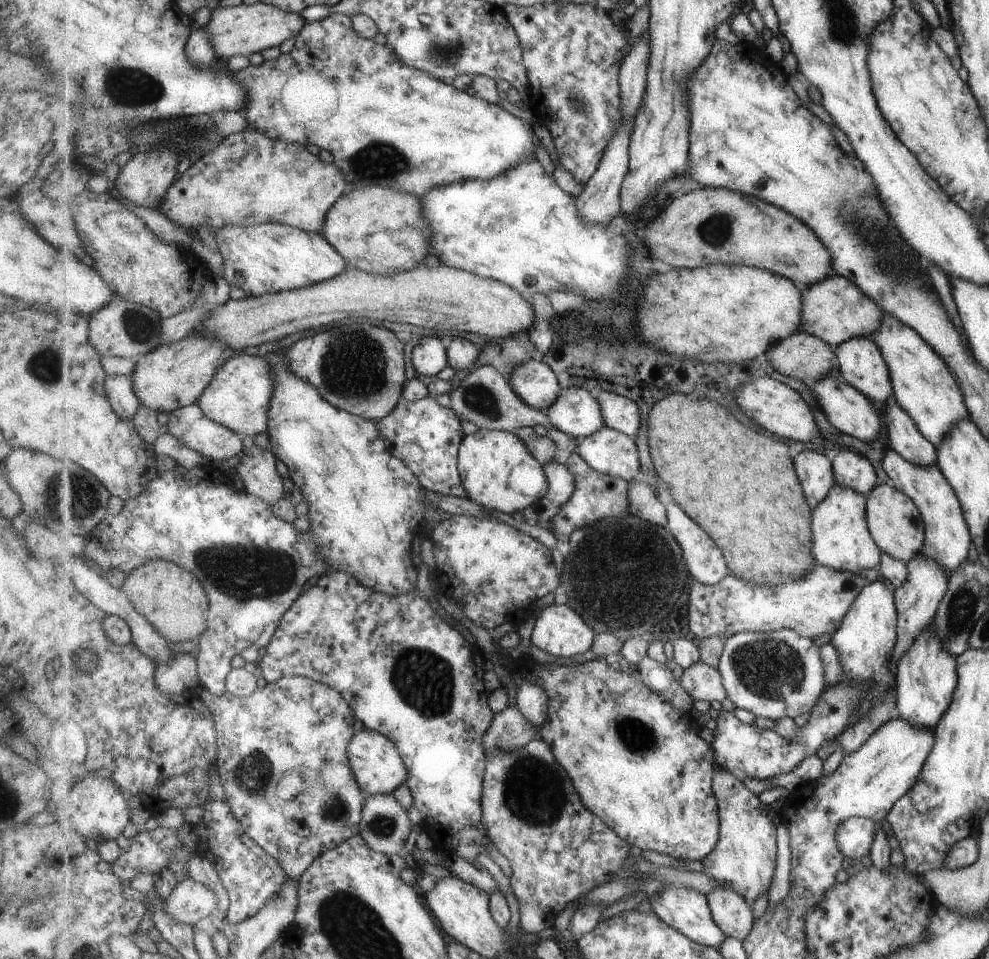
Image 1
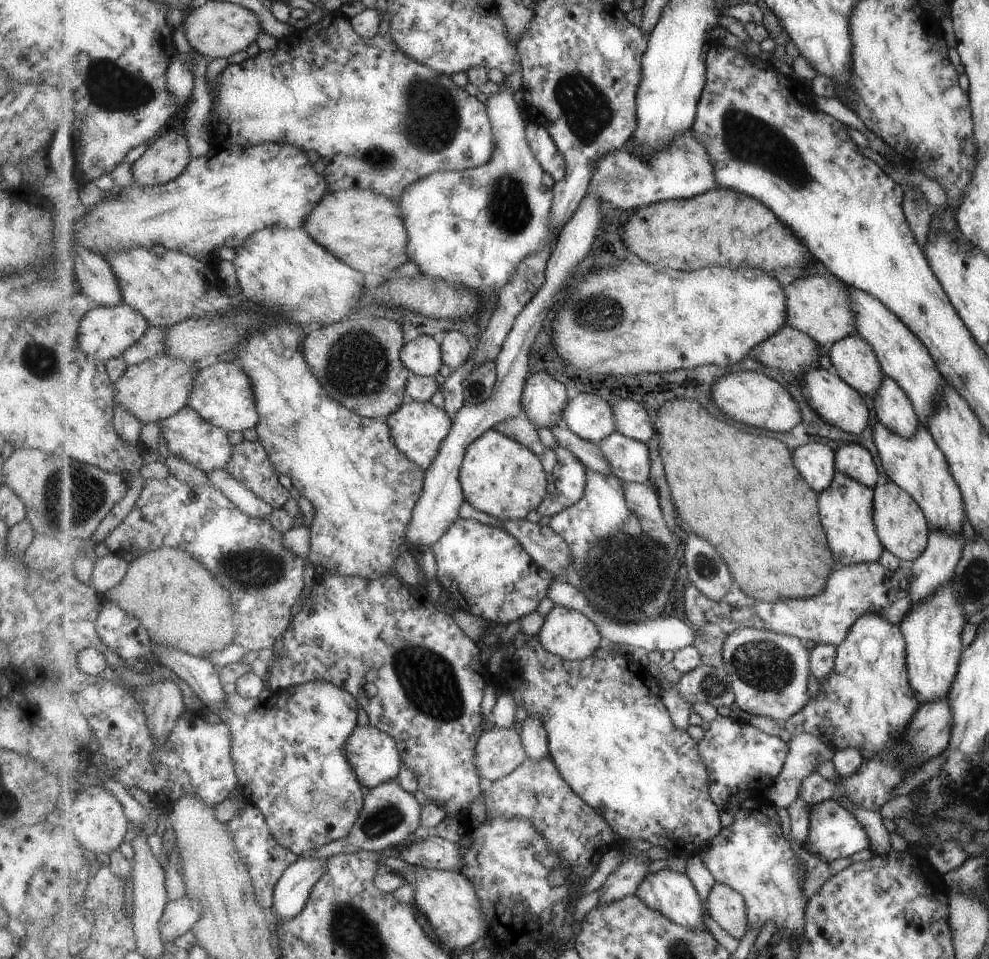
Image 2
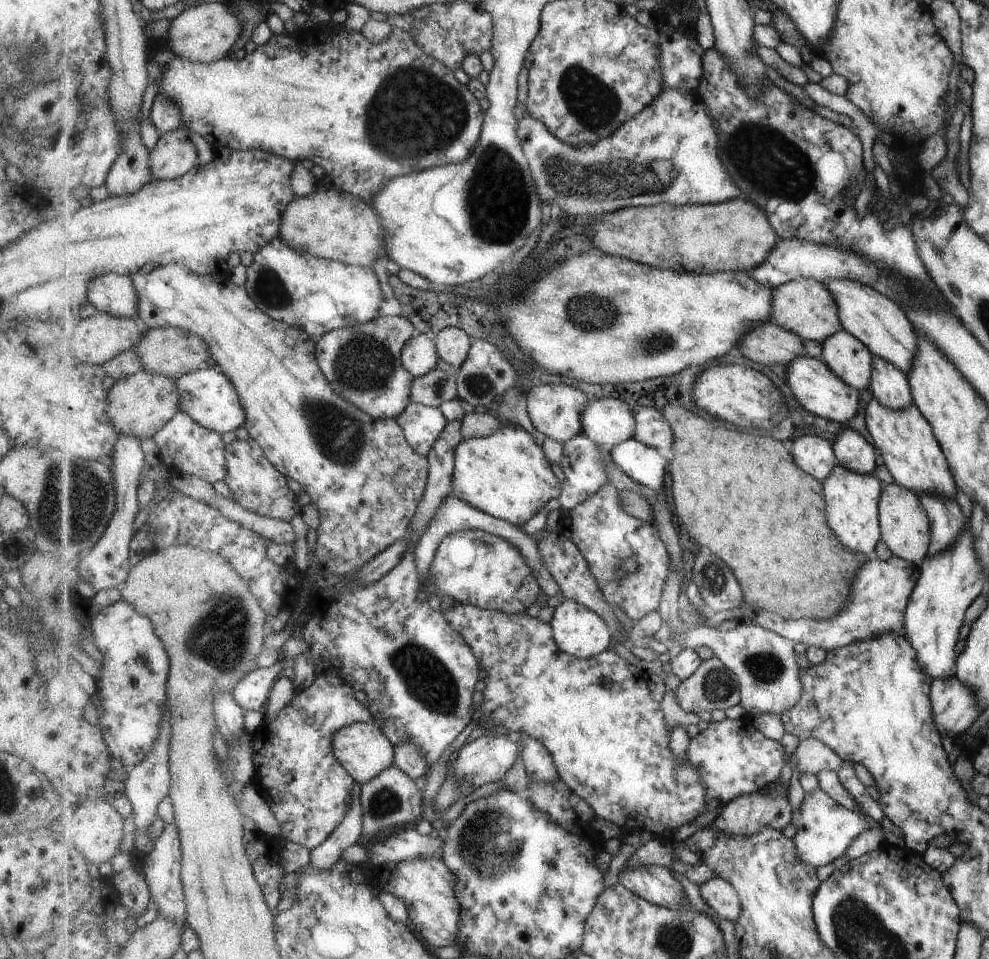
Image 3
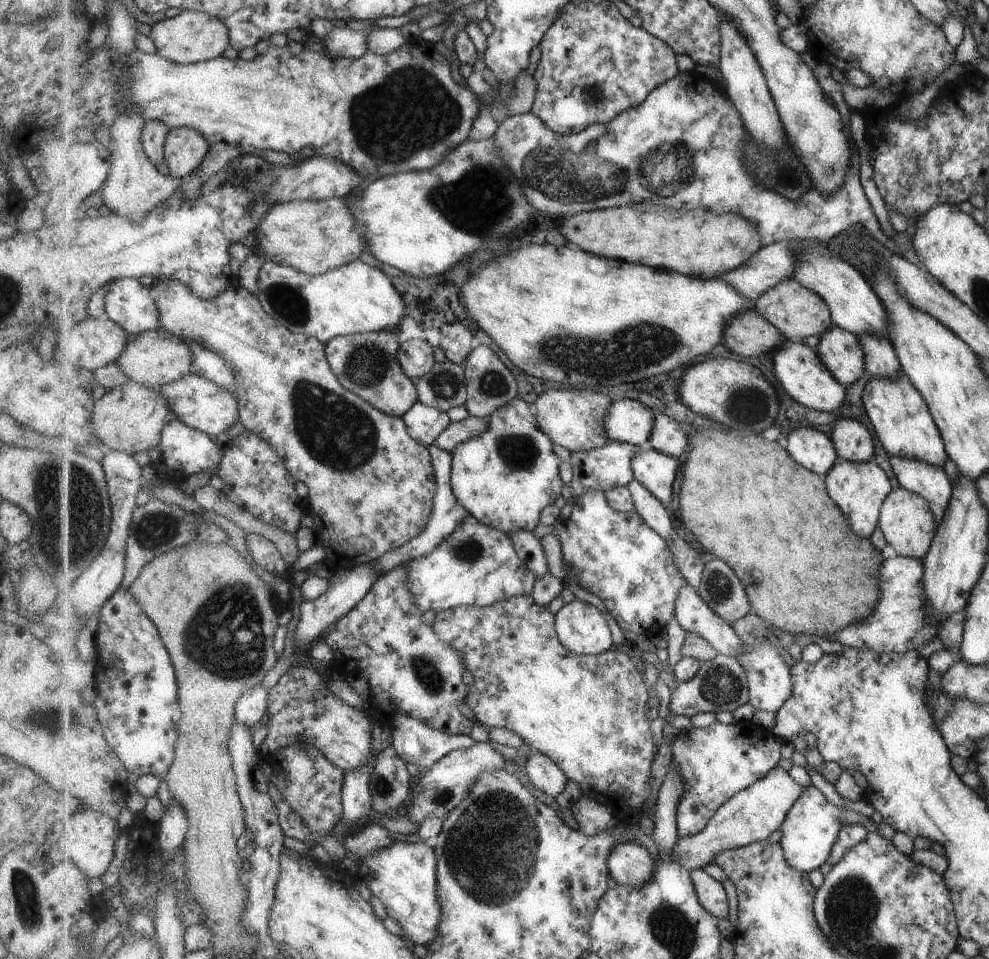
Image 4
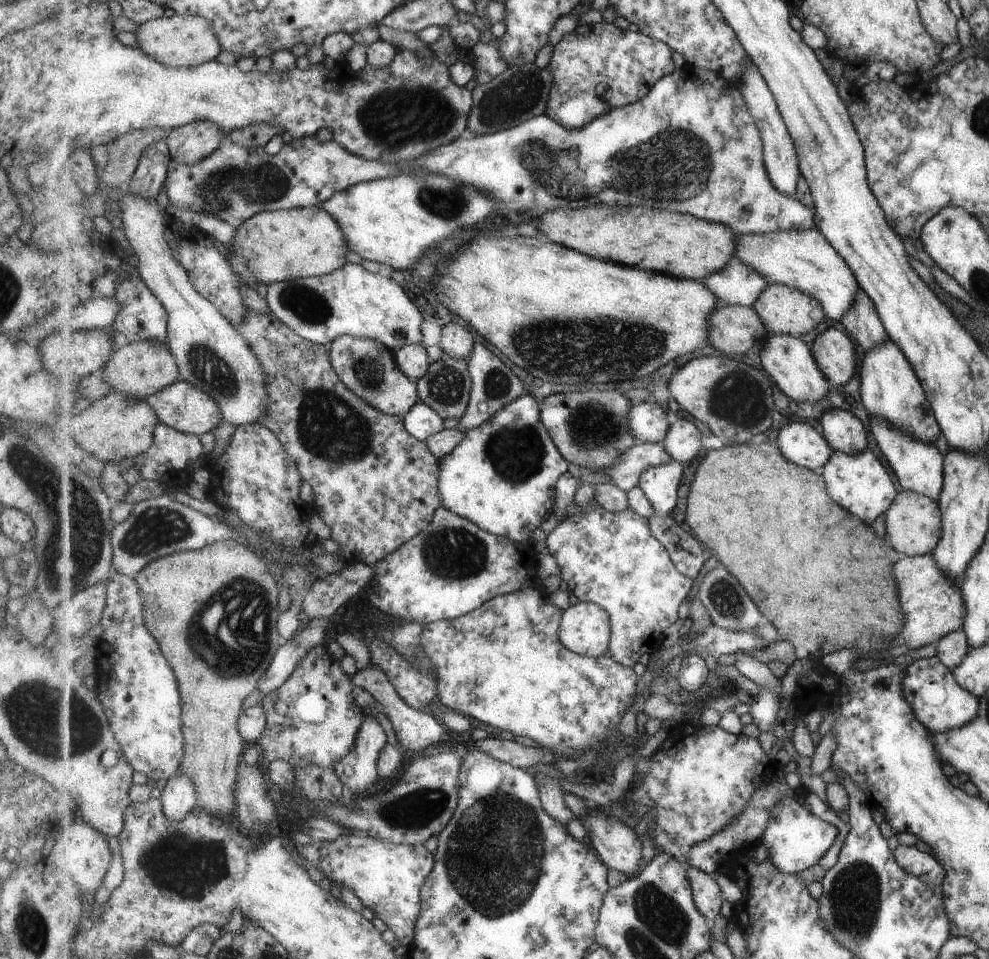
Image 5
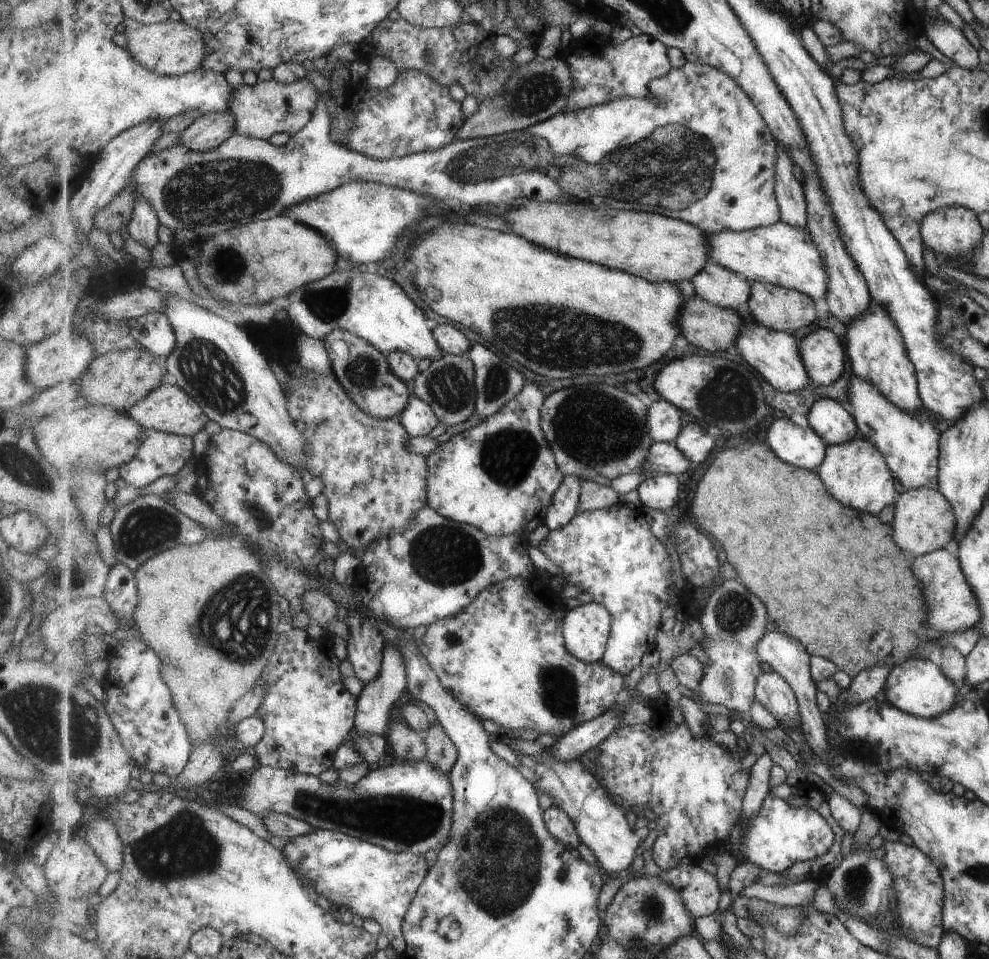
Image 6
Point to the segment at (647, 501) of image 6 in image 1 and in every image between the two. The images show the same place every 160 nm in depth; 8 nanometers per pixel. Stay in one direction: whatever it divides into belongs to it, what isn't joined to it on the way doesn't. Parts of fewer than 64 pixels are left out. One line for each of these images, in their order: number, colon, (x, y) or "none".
1: (609, 451)
2: (630, 459)
3: (643, 463)
4: (657, 471)
5: (661, 484)

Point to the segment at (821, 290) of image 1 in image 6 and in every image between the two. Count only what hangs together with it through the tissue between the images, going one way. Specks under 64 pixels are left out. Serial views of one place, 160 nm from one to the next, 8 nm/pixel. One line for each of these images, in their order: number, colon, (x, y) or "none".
2: (820, 305)
3: (805, 306)
4: (797, 311)
5: (785, 310)
6: (778, 308)

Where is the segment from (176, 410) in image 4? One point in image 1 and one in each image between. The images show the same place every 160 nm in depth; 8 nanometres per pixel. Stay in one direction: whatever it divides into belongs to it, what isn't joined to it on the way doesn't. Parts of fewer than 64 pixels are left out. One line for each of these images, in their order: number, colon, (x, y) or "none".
1: (240, 394)
2: (223, 394)
3: (208, 395)

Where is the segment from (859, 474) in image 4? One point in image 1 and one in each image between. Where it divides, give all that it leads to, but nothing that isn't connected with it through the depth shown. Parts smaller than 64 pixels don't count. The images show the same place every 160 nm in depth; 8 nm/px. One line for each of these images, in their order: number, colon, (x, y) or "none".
1: (842, 540)
2: (846, 509)
3: (851, 502)

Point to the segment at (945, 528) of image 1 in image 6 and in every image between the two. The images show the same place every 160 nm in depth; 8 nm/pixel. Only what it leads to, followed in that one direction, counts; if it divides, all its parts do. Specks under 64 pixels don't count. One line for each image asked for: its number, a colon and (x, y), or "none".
2: (916, 464)
3: (911, 453)
4: (900, 418)
5: (891, 390)
6: (875, 347)

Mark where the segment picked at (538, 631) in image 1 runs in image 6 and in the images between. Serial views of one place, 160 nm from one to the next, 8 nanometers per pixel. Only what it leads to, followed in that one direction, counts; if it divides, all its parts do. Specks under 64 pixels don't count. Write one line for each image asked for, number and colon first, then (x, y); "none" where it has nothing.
2: (567, 632)
3: (578, 630)
4: (582, 628)
5: (586, 629)
6: (587, 628)

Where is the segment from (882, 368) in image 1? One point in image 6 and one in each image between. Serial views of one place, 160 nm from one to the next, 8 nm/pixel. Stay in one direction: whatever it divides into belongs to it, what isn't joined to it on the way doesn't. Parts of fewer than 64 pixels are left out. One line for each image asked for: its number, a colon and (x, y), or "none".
2: (853, 357)
3: (849, 357)
4: (842, 351)
5: (834, 351)
6: (824, 356)

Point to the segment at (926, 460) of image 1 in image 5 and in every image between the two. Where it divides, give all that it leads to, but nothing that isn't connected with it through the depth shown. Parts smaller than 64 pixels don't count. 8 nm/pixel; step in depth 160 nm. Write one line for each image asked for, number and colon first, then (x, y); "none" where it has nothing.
2: (893, 408)
3: (889, 385)
4: (881, 361)
5: (861, 321)

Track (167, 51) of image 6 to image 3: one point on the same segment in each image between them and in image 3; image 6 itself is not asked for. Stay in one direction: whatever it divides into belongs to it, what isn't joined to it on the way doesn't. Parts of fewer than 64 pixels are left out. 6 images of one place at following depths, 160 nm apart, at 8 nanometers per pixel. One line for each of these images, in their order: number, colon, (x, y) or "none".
3: (205, 33)
4: (191, 36)
5: (188, 41)

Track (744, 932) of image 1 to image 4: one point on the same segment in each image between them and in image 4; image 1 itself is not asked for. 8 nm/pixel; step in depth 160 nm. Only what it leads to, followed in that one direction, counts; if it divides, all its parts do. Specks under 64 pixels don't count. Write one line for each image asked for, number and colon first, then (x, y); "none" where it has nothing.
2: (727, 905)
3: (719, 894)
4: (713, 897)

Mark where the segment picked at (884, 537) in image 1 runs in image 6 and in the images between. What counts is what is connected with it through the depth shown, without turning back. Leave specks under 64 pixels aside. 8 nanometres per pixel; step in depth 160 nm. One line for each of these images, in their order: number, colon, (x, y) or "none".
2: (903, 529)
3: (905, 529)
4: (906, 521)
5: (913, 524)
6: (923, 521)

